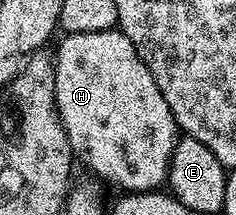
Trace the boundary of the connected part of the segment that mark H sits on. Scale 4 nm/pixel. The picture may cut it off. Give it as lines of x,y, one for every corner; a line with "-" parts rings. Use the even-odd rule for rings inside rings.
120,29
112,31
96,31
95,33
75,33
74,35
66,34
65,40
58,45
55,50
53,68
55,69
55,101
57,102
57,112
61,118
63,129
67,133
67,141
71,145
74,156
81,159
90,167
92,174
99,179
108,183
114,183
120,190
125,193
144,193
146,191
157,191
158,188
168,180
169,162
173,156
173,150
179,138
179,128
171,109
167,109
167,101
163,101
163,93
159,93
159,85
155,85
155,77
147,69
147,65
139,57
135,45

